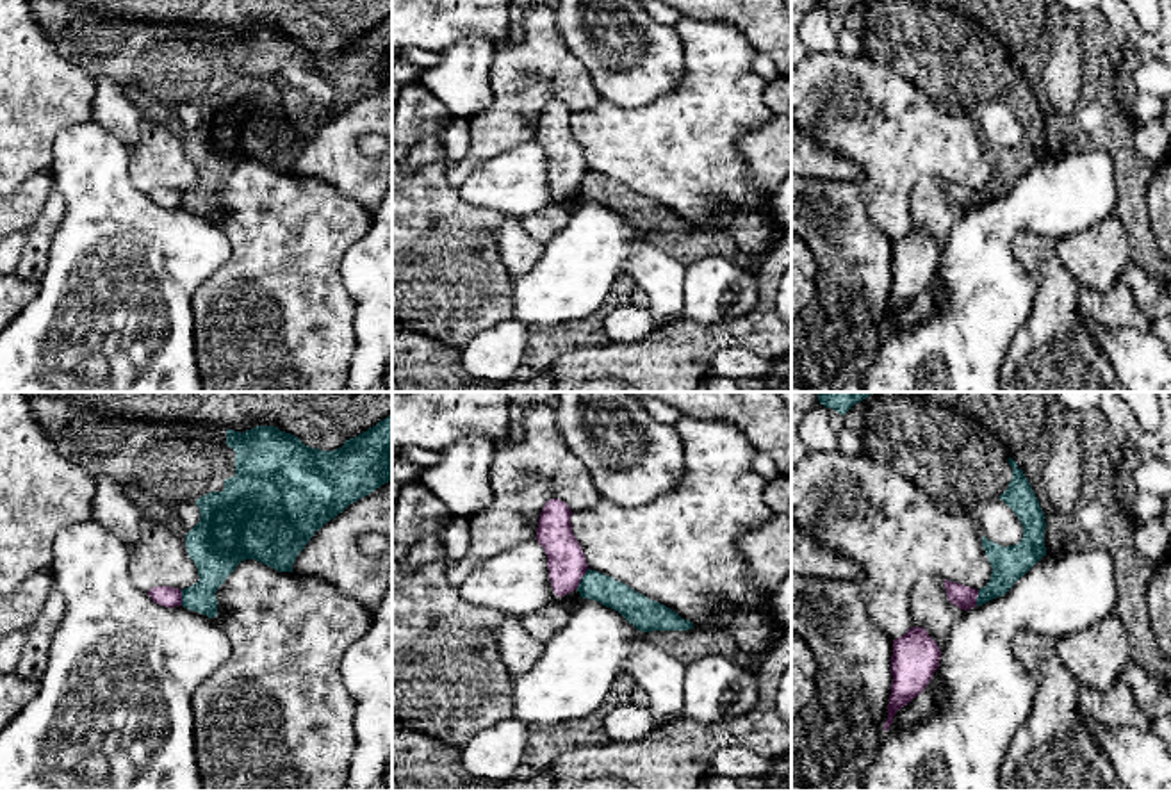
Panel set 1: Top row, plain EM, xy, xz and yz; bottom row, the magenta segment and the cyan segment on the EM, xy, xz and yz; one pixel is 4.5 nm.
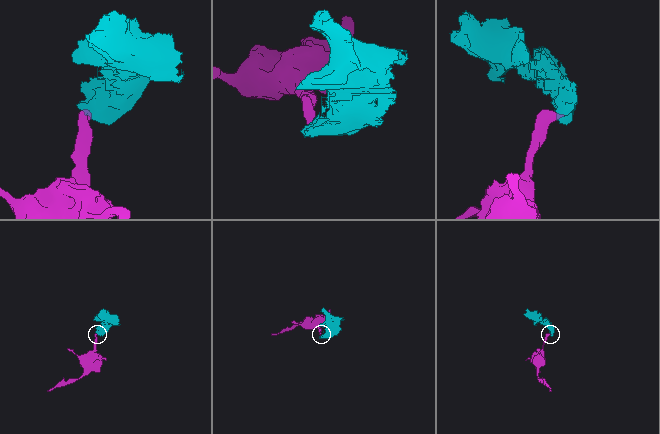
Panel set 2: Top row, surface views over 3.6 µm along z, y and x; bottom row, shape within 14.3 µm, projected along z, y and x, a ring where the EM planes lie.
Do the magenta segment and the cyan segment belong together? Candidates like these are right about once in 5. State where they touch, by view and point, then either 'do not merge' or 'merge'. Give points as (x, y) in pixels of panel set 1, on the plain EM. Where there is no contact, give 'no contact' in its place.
contact xz (581, 177); do not merge

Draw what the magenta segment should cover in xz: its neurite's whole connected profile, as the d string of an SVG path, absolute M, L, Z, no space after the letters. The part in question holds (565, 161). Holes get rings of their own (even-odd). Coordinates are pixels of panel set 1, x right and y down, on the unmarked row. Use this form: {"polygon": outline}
{"polygon": "M560 102L545 103L536 128L536 141L547 155L549 180L554 194L574 192L588 171L585 153L572 134L572 112Z"}

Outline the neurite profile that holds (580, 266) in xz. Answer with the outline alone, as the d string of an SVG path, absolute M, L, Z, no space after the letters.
M536 139L481 160L460 183L458 194L472 207L522 217L553 205L563 207L569 224L544 246L540 262L526 274L512 276L513 319L529 326L556 326L583 321L604 306L622 274L629 274L649 298L649 312L658 324L683 317L683 281L686 265L643 239L618 212L583 200L577 189L558 198L551 187L547 155Z

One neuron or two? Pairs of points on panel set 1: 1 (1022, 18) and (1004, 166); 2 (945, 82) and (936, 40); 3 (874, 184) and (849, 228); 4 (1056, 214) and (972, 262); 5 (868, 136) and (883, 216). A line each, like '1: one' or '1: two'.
1: two
2: one
3: two
4: one
5: one

